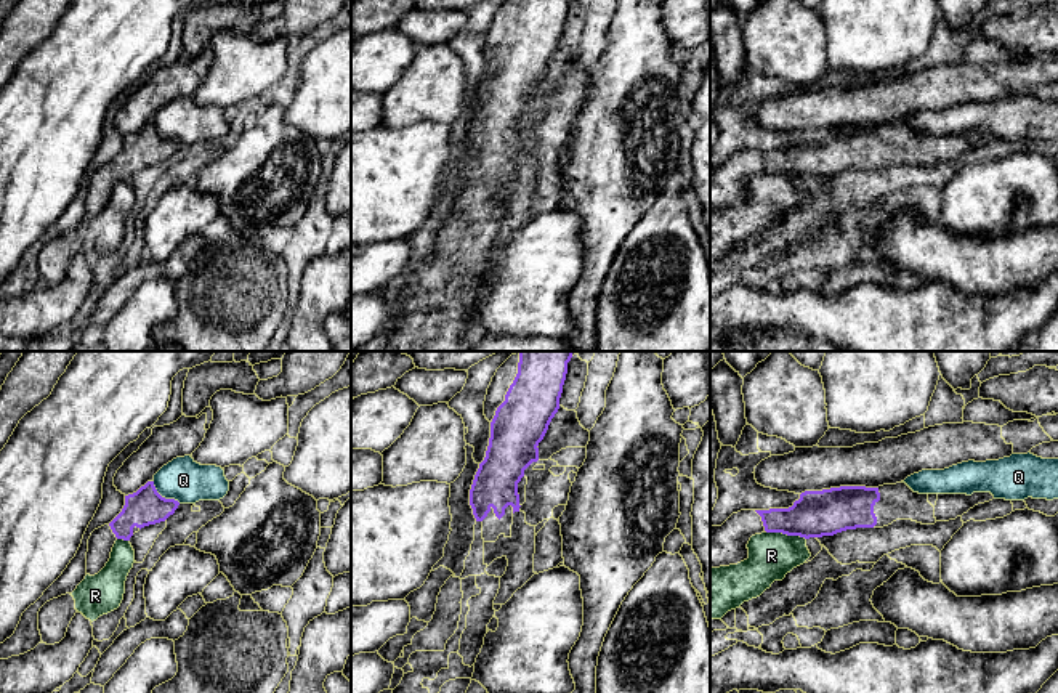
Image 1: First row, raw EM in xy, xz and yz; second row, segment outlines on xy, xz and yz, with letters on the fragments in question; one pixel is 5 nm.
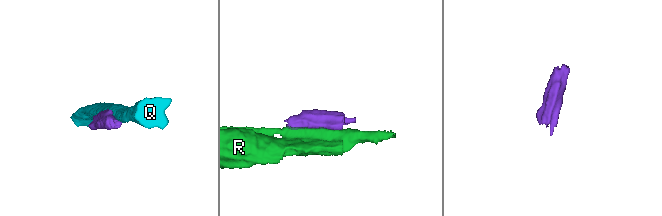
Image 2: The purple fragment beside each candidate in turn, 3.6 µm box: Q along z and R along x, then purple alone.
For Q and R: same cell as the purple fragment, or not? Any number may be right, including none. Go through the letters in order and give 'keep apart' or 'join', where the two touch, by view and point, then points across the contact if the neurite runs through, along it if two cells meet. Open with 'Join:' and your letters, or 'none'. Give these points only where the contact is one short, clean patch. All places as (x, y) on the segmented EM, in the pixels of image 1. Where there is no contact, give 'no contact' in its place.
Join: none
Q: keep apart | xy (164, 498)
R: keep apart | yz (786, 533)

